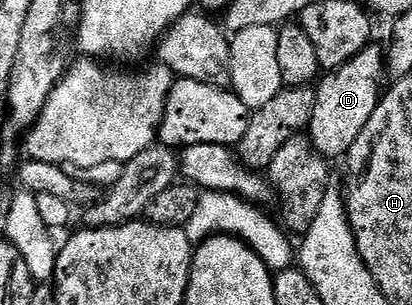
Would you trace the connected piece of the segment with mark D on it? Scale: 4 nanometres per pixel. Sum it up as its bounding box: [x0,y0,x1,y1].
[306,45,386,161]

